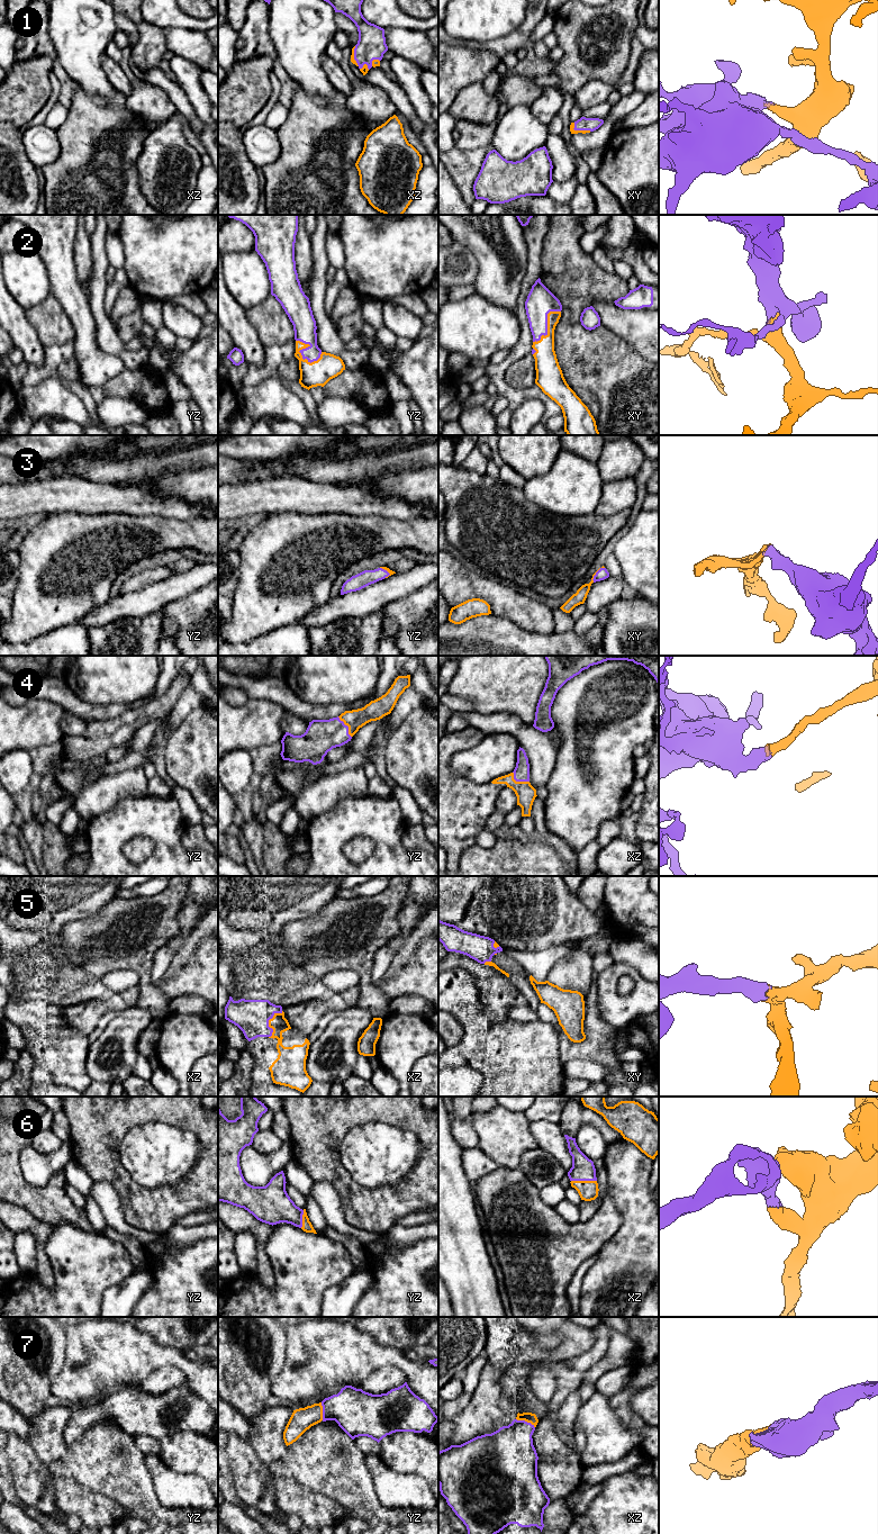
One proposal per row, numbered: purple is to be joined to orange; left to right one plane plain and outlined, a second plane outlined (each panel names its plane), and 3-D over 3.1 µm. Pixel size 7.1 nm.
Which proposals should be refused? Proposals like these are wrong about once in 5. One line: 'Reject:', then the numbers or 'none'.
Reject: none

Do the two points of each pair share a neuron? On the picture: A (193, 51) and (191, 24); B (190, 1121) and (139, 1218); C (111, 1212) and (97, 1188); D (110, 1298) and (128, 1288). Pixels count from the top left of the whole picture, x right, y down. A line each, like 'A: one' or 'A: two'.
A: two
B: one
C: one
D: one

